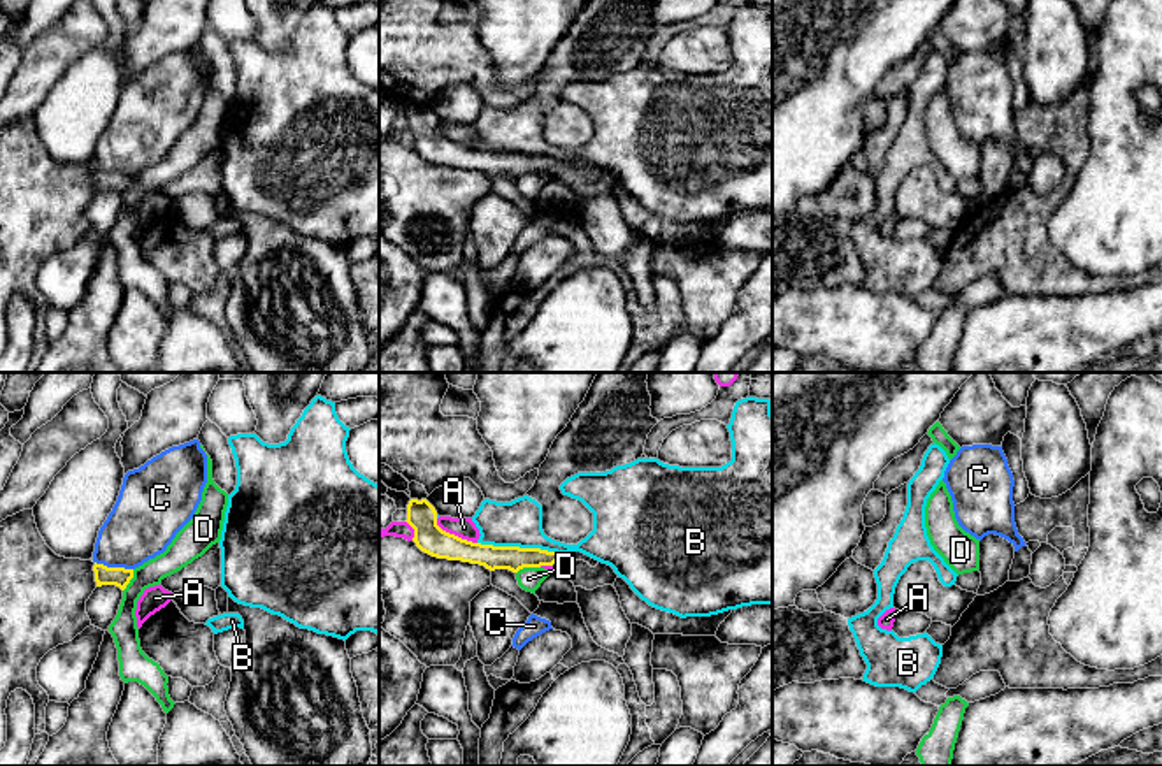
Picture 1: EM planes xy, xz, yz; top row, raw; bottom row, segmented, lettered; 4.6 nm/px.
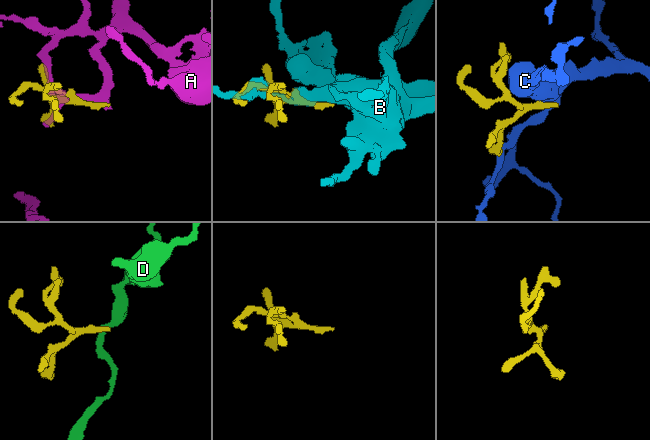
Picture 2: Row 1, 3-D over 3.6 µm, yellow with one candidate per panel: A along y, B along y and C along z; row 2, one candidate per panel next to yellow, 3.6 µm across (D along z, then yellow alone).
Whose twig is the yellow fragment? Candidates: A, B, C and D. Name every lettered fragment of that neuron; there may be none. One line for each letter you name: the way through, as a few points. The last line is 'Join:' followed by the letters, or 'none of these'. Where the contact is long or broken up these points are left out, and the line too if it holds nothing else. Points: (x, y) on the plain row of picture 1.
Join: none of these

